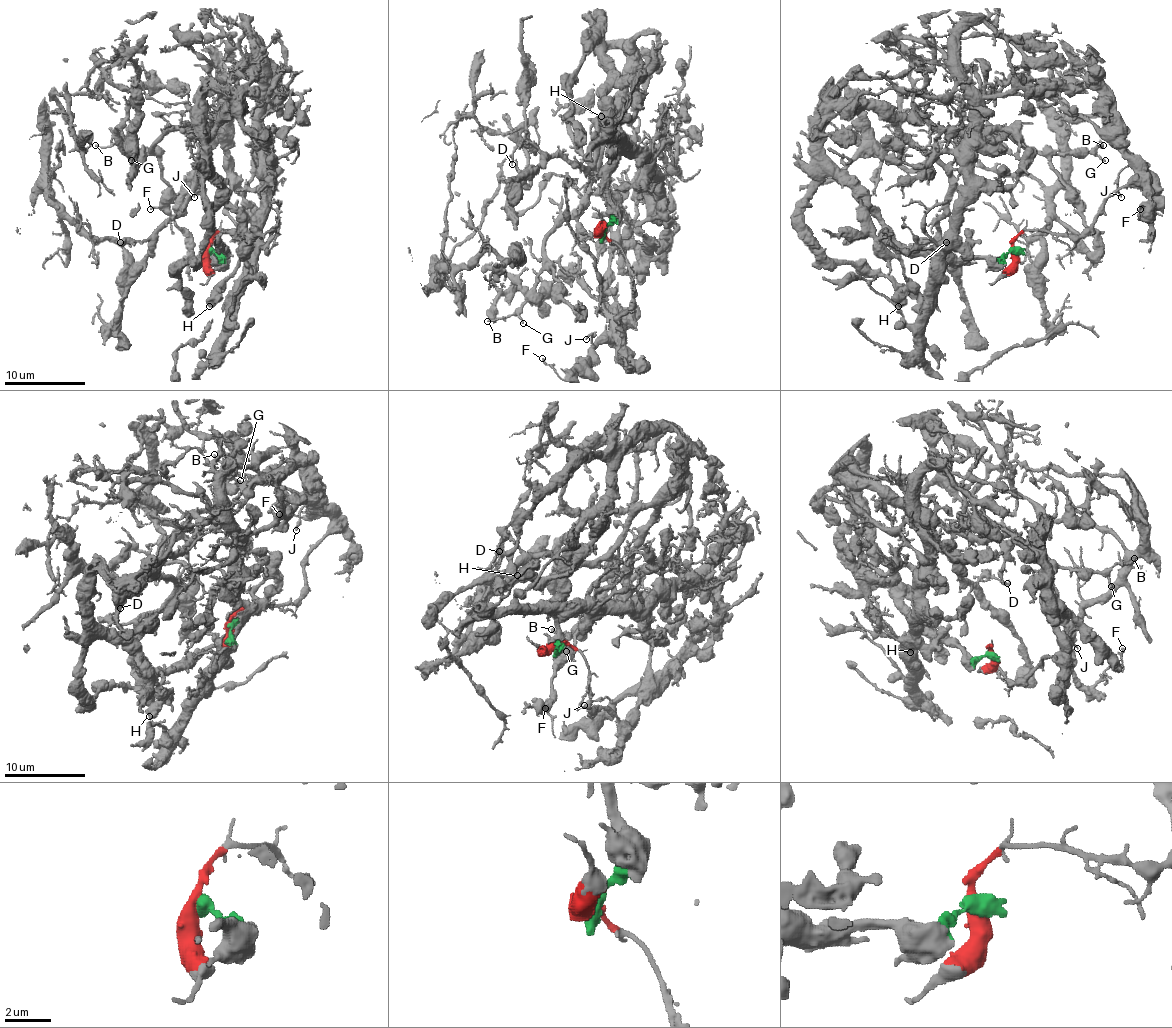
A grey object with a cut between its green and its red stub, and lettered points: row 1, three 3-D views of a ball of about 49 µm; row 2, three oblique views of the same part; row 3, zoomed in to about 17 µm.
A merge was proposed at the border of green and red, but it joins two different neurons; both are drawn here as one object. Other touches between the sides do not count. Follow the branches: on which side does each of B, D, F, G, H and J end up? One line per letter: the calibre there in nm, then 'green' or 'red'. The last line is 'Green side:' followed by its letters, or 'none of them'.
B: 150 nm | green
D: 160 nm | green
F: 180 nm | red
G: 160 nm | green
H: 600 nm | green
J: 90 nm | red
Green side: B, D, G, H

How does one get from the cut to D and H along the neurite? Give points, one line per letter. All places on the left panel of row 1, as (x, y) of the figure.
D: (207, 250), (219, 258), (204, 93), (225, 89), (235, 101), (207, 134), (194, 191), (145, 240), (119, 242)
H: (207, 250), (219, 258), (213, 215), (229, 205), (239, 217), (243, 256), (209, 307)

